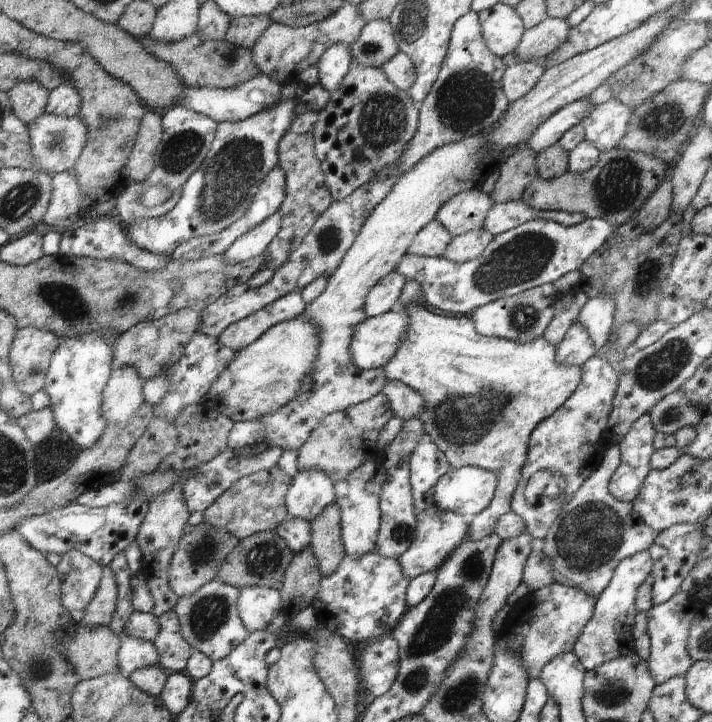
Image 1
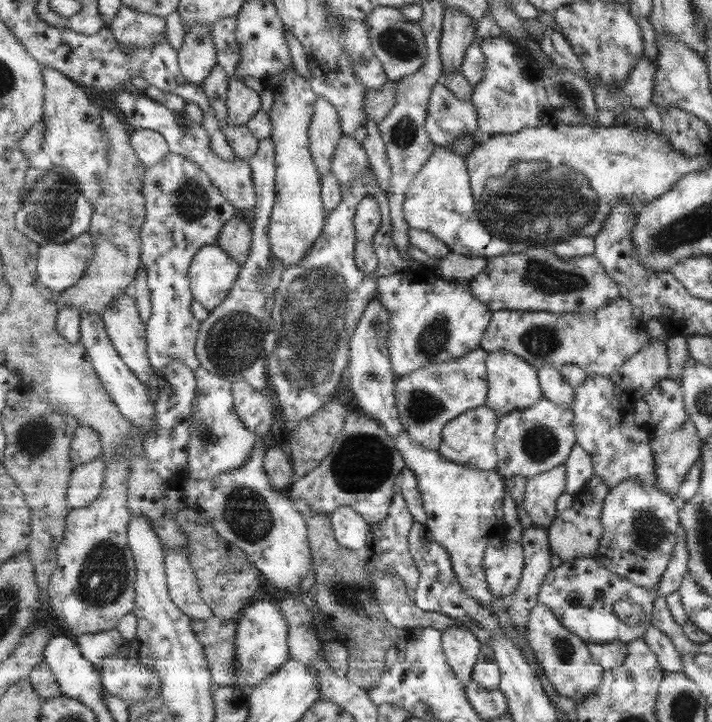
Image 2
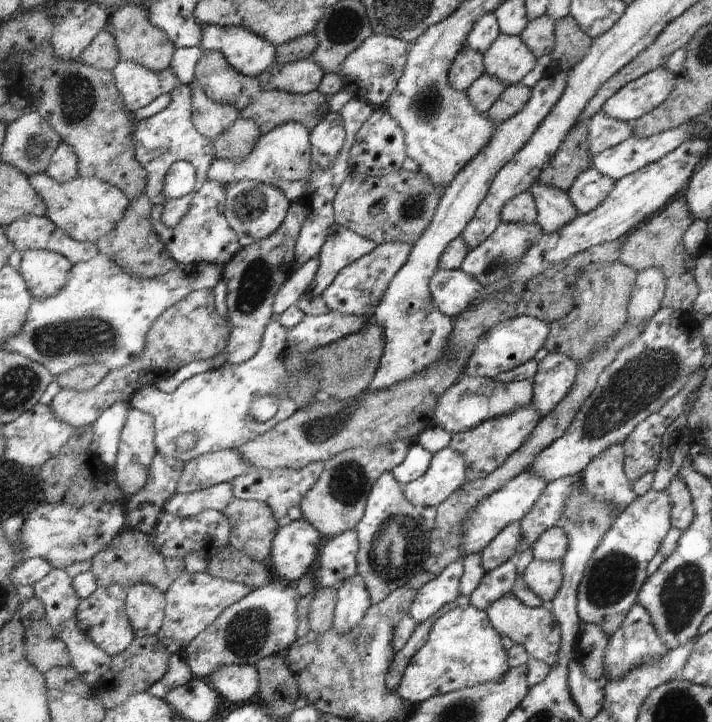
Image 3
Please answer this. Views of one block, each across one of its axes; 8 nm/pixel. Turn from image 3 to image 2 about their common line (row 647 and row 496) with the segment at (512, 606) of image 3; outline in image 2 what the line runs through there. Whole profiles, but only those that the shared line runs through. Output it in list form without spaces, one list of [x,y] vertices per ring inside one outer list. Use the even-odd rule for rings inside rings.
[[[561,464],[526,479],[523,499],[515,508],[522,530],[546,529],[556,514],[556,498],[565,490],[565,472]]]

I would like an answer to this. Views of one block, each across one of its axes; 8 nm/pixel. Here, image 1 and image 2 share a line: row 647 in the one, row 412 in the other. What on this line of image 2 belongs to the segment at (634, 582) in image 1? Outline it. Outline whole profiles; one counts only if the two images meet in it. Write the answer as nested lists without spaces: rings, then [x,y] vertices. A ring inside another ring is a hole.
[[[587,375],[580,385],[574,387],[572,413],[575,442],[589,455],[593,474],[608,489],[631,478],[641,481],[649,488],[659,489],[659,484],[655,480],[648,434],[642,426],[636,424],[631,410],[625,409],[624,399],[617,394],[615,385],[608,376]]]

